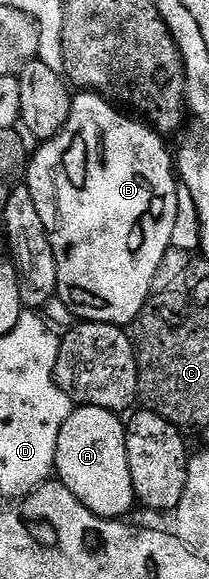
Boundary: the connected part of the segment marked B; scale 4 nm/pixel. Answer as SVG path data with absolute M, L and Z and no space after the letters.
M78 91L72 97L69 105L69 117L50 140L40 145L37 153L32 153L27 164L27 187L33 201L35 210L39 210L39 218L43 218L43 226L49 235L49 241L55 254L57 263L57 296L71 311L77 315L76 319L81 322L103 322L104 324L119 324L129 326L136 321L137 315L143 310L152 293L152 279L161 269L161 263L170 255L173 235L175 234L175 214L179 210L179 176L175 171L175 156L165 145L166 137L156 128L126 114L120 107L114 106L103 96L96 92Z

